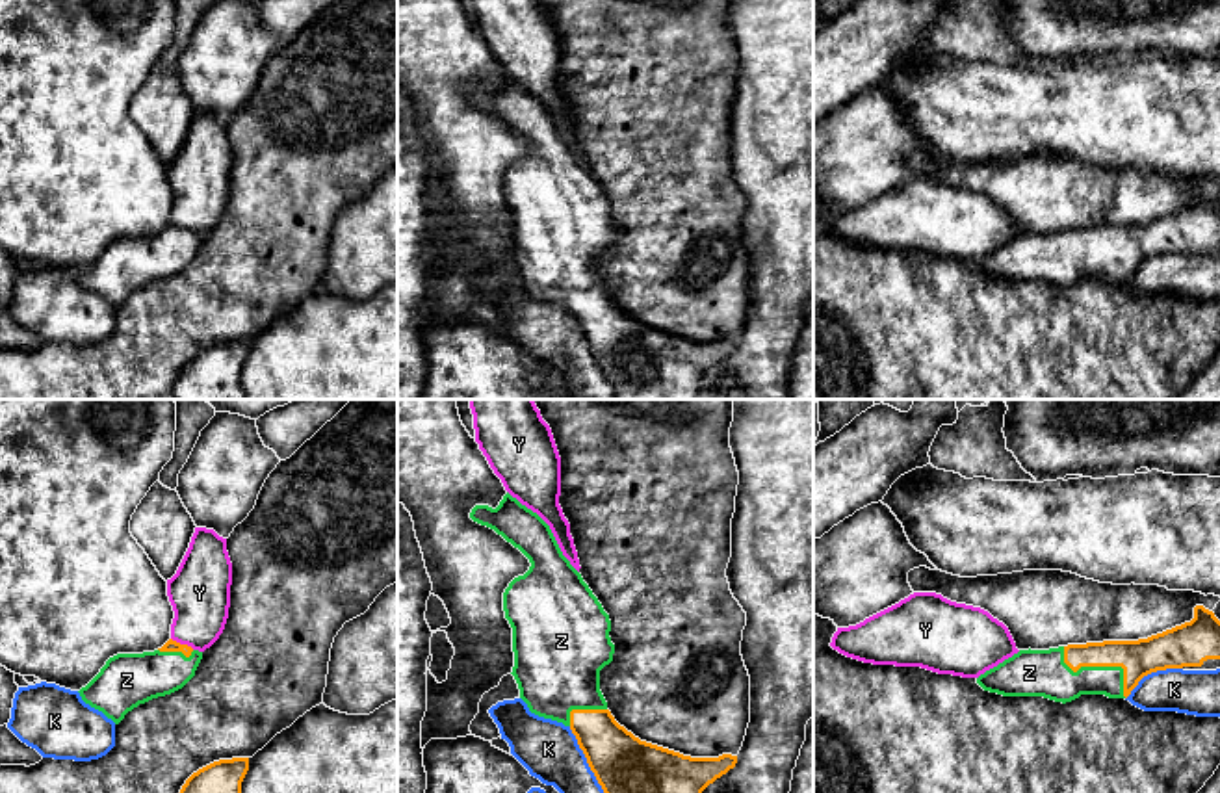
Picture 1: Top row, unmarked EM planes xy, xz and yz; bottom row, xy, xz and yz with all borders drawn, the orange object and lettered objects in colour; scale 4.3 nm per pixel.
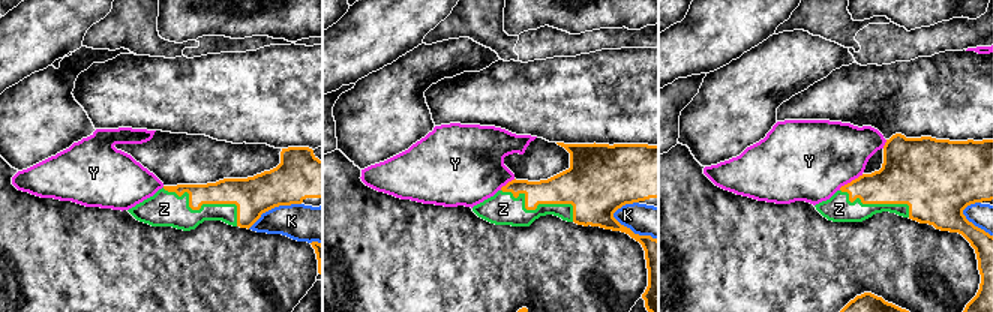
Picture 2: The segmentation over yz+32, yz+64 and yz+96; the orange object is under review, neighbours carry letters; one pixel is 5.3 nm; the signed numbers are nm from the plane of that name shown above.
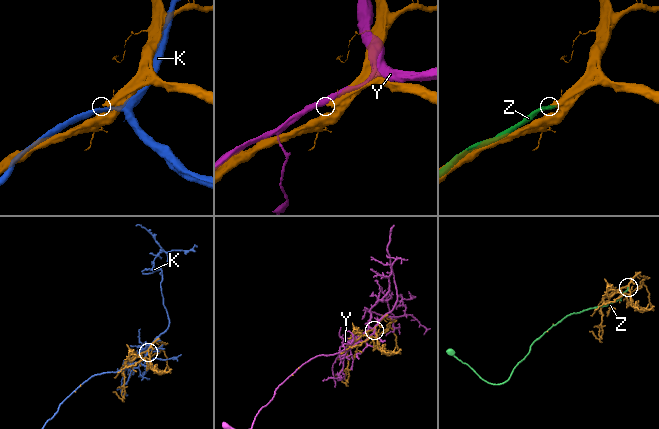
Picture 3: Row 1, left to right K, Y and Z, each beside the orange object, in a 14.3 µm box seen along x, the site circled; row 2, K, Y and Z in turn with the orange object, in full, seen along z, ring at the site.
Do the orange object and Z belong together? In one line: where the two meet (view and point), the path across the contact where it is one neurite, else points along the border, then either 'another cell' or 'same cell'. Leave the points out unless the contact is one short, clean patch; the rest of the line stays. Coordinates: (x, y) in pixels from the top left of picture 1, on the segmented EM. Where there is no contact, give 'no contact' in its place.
contact yz (1100, 665); same cell

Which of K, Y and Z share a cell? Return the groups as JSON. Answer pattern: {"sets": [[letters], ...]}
{"sets": [["K"], ["Y"], ["Z"]]}

